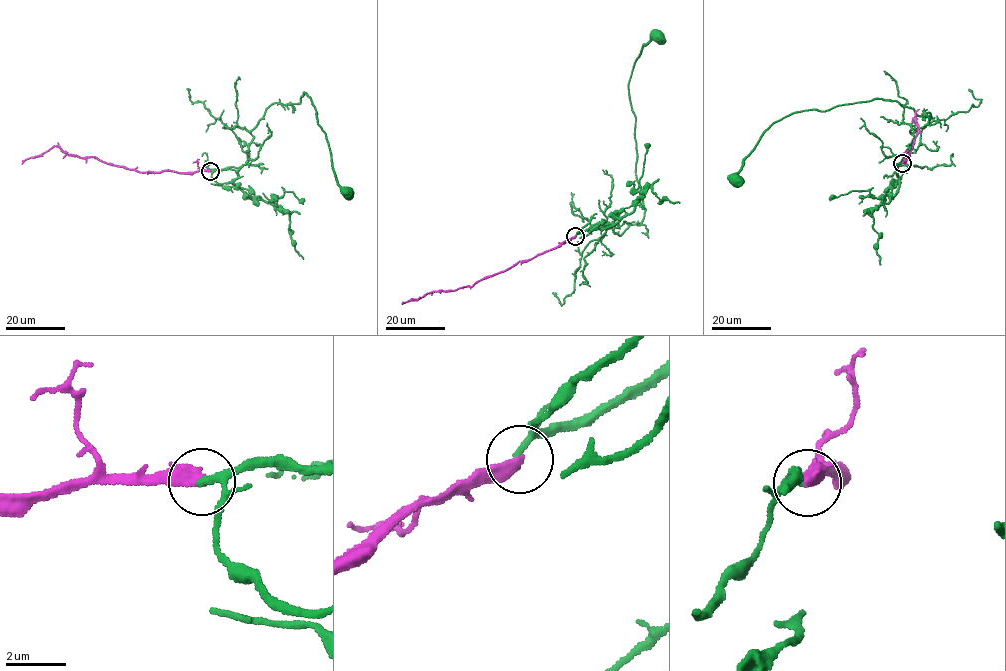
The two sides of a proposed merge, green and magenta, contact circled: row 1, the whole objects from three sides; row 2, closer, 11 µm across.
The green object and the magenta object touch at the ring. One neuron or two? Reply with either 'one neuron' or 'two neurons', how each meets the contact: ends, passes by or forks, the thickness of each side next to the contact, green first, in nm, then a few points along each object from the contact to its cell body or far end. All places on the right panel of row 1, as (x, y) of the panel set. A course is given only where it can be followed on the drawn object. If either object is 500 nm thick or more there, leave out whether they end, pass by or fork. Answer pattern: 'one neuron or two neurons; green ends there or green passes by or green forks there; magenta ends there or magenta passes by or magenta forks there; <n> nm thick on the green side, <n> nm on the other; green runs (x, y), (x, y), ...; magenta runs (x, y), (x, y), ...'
one neuron; 180 nm thick on the green side, 500 nm on the other; green runs (901, 163), (897, 166), (914, 137), (910, 130), (932, 116), (872, 99), (773, 122), (732, 179); magenta runs (901, 163), (909, 155), (907, 153), (919, 131), (915, 111), (913, 122)

